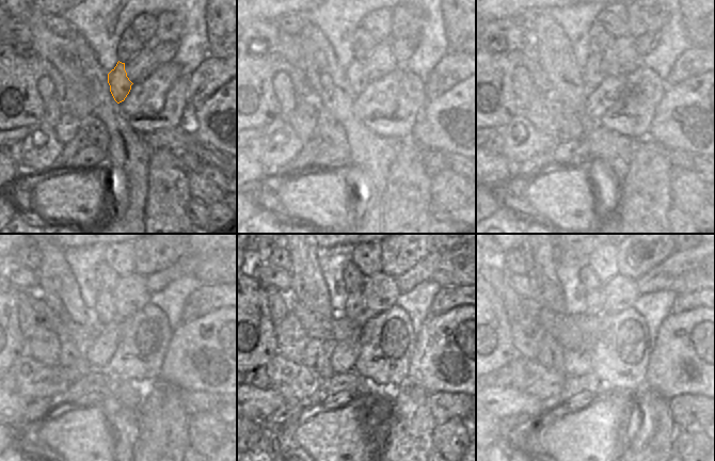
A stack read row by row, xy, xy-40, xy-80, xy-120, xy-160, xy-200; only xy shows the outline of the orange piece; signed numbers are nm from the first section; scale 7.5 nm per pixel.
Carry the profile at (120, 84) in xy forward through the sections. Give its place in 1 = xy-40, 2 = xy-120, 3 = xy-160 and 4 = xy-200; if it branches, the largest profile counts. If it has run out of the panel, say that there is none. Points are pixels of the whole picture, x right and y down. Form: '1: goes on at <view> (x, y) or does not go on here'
1: goes on at xy-40 (355, 73)
2: goes on at xy-120 (106, 308)
3: goes on at xy-160 (354, 305)
4: goes on at xy-200 (594, 299)

